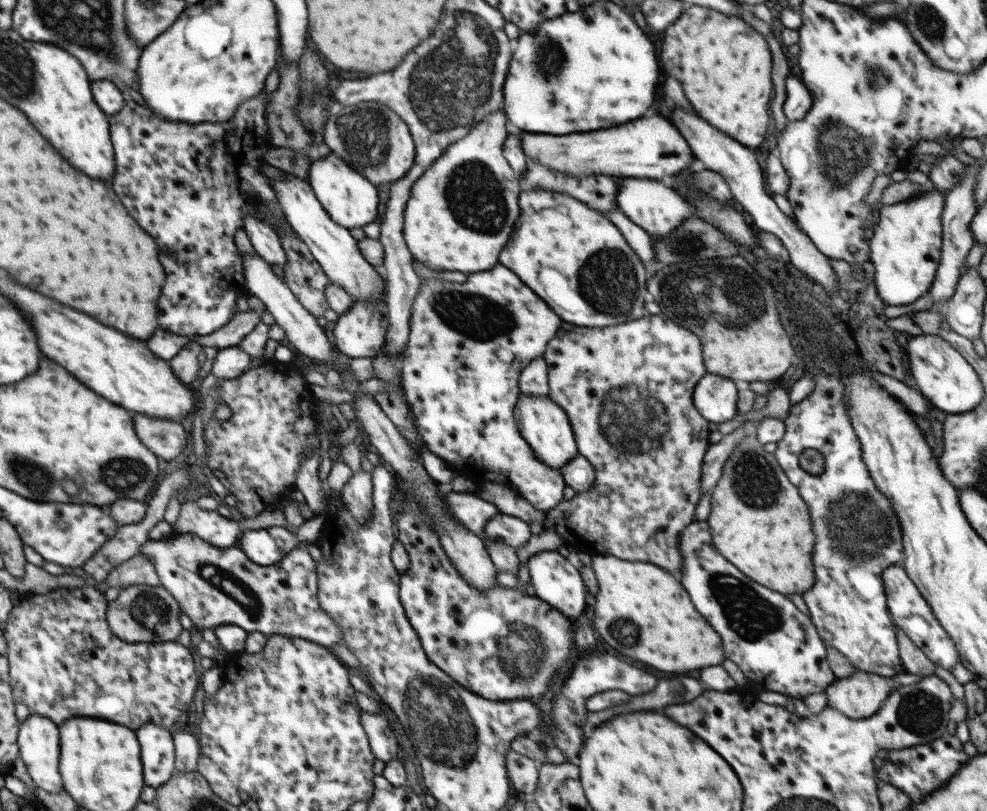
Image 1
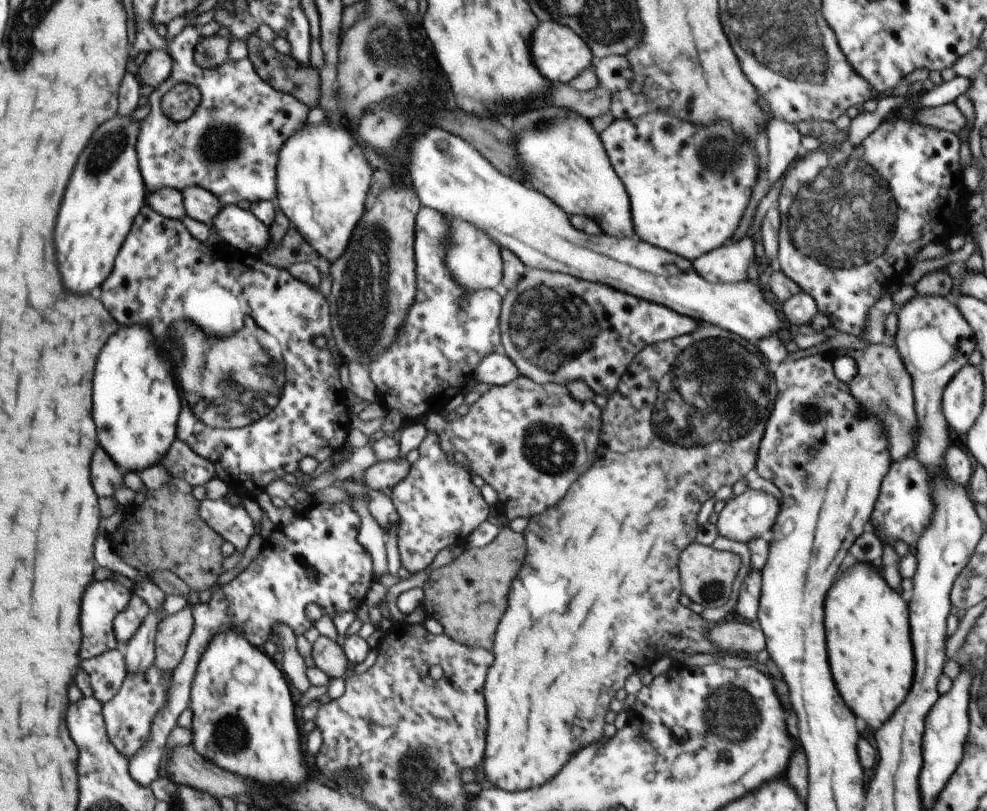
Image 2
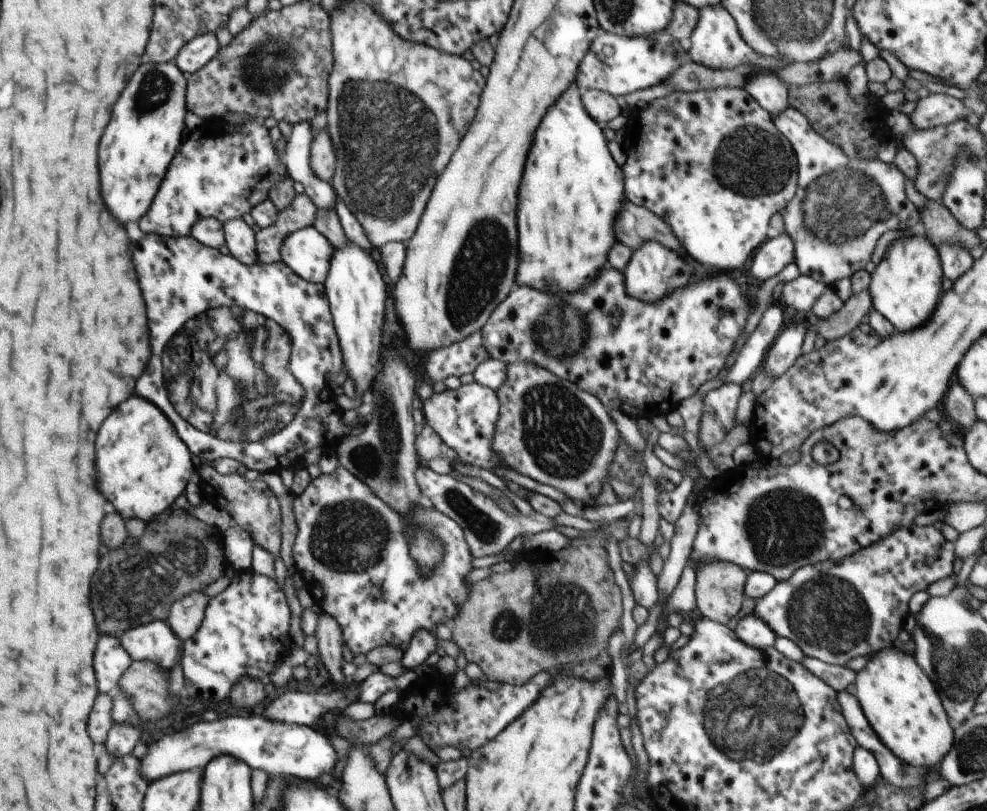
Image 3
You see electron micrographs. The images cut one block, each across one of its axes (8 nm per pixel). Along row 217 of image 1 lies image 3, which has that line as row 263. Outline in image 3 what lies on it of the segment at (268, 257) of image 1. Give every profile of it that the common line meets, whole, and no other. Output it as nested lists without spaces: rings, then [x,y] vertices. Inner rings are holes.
[[[234,219],[224,223],[223,230],[226,236],[226,246],[232,256],[237,257],[246,266],[258,263],[255,233],[251,226],[243,219]]]

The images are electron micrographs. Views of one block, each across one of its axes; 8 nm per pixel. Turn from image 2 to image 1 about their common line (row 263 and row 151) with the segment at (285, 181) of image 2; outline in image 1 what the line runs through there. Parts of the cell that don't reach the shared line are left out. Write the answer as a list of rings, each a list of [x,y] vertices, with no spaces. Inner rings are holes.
[[[330,151],[323,158],[316,157],[310,165],[308,173],[309,183],[318,199],[322,203],[328,216],[341,227],[348,230],[354,227],[362,227],[369,222],[374,222],[378,214],[378,190],[362,173],[348,168],[346,161],[338,156],[338,153]]]

